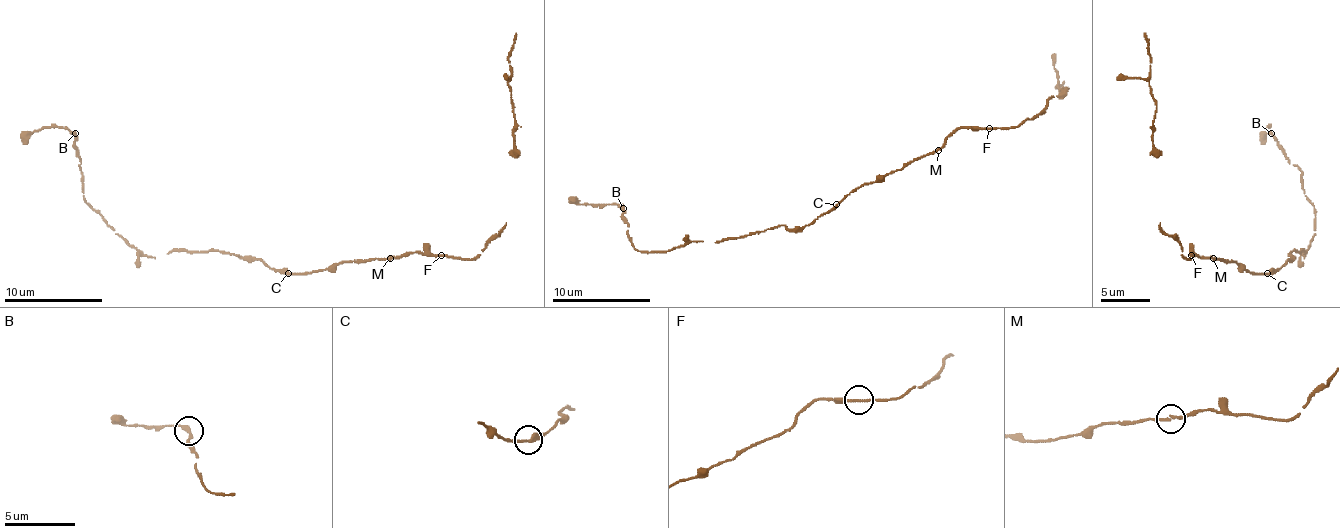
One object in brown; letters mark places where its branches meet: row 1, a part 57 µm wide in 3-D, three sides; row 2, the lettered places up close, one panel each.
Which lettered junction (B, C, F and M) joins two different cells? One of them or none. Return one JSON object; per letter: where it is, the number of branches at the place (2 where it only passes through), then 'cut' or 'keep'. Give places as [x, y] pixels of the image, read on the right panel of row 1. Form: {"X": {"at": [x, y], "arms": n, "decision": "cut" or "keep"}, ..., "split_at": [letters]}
{"B": {"at": [1271, 133], "arms": 2, "decision": "keep"}, "C": {"at": [1267, 273], "arms": 2, "decision": "keep"}, "F": {"at": [1191, 255], "arms": 2, "decision": "keep"}, "M": {"at": [1213, 258], "arms": 2, "decision": "keep"}, "split_at": []}

